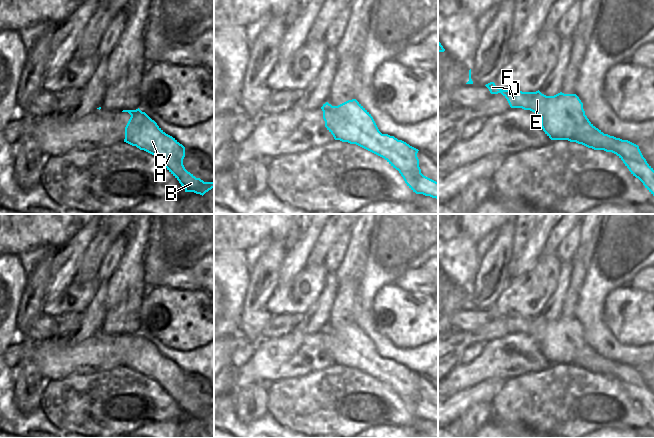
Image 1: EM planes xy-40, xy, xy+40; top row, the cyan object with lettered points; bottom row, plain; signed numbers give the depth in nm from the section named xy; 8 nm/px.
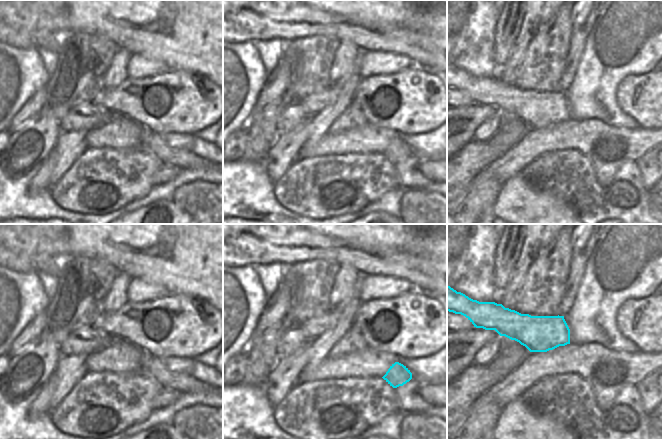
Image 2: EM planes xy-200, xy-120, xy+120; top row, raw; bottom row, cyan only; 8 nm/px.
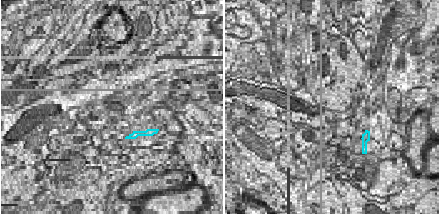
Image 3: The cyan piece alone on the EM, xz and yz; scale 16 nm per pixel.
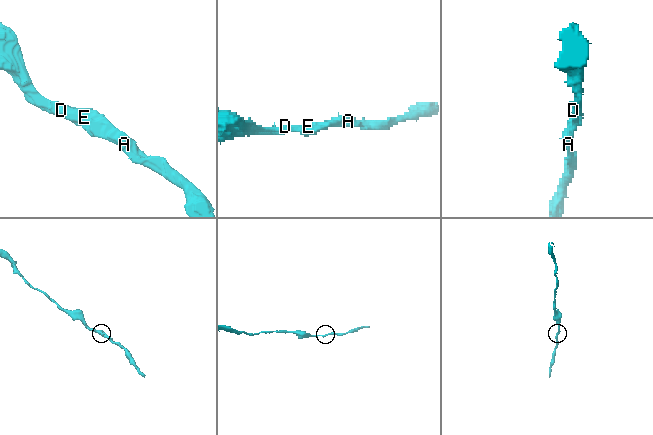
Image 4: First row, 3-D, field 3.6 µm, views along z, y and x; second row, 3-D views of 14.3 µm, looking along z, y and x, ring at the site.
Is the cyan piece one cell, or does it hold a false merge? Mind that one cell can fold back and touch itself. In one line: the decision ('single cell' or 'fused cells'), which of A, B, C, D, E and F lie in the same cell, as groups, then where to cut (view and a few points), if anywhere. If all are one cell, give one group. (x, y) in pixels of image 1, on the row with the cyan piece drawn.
single cell; groups A B C D E F; cut none

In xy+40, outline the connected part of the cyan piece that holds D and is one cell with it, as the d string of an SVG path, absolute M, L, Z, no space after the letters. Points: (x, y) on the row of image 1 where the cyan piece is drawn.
M494 82L485 85L491 94L501 93L511 108L530 110L541 117L541 127L551 140L568 140L594 150L616 154L654 196L654 170L643 157L639 146L604 134L585 115L583 103L576 94L562 92L546 96L539 90L522 92L502 90Z

